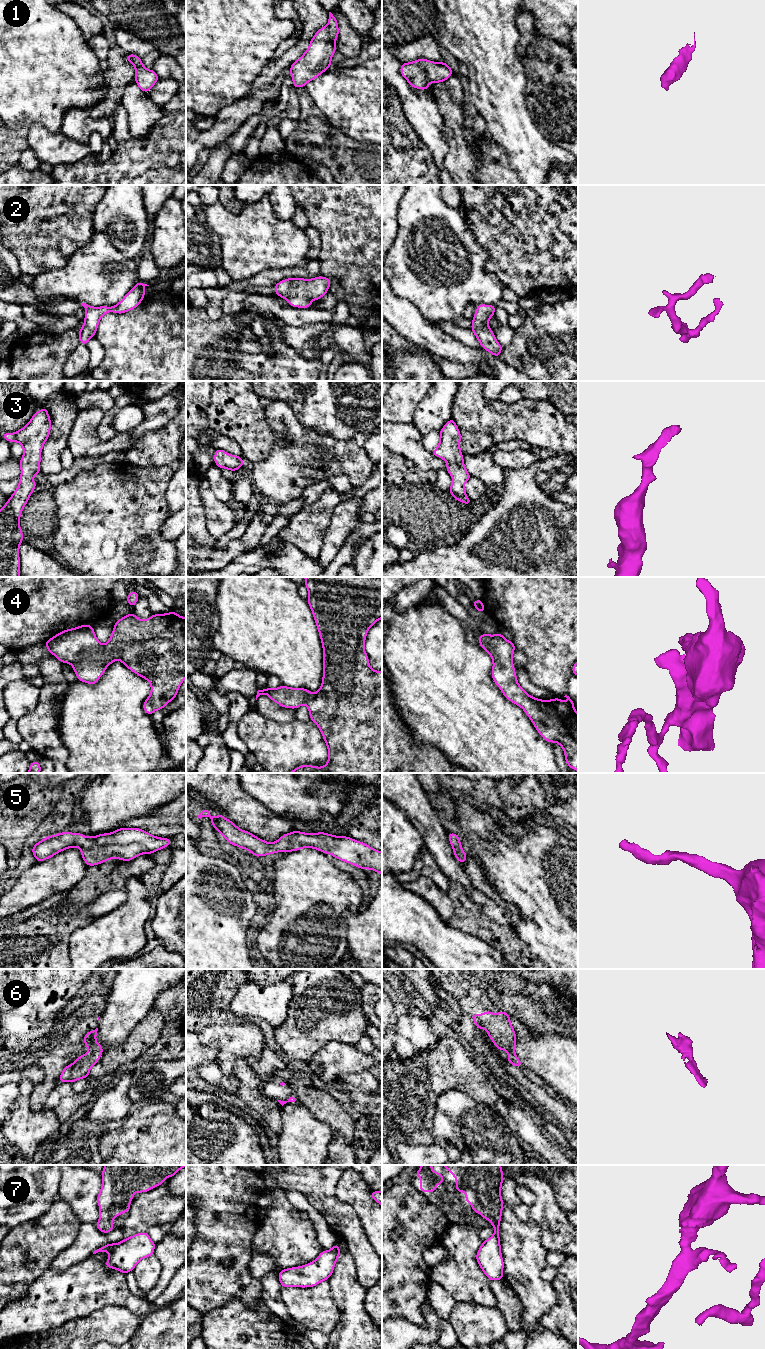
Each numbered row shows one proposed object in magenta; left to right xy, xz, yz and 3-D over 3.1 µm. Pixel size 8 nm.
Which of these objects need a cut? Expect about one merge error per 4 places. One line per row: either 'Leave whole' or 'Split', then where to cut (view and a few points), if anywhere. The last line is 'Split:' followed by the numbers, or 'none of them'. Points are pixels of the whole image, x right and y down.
1: Leave whole. No split
2: Leave whole. No split
3: Leave whole. No split
4: Leave whole. No split
5: Leave whole. No split
6: Leave whole. No split
7: Leave whole. No split
Split: none of them

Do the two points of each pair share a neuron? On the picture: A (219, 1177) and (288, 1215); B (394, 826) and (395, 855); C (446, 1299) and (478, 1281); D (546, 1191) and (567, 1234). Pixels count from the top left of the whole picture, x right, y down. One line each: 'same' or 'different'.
A: different
B: same
C: different
D: same

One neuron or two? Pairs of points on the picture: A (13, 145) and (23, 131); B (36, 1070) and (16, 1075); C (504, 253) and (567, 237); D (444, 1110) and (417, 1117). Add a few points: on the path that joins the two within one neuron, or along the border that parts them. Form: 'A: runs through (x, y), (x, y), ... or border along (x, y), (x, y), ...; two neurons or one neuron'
A: runs through (13, 142), (20, 134); one neuron
B: runs through (31, 1073), (21, 1074); one neuron
C: runs through (520, 253), (551, 237); one neuron
D: border along (445, 1092), (435, 1106), (434, 1137); two neurons

